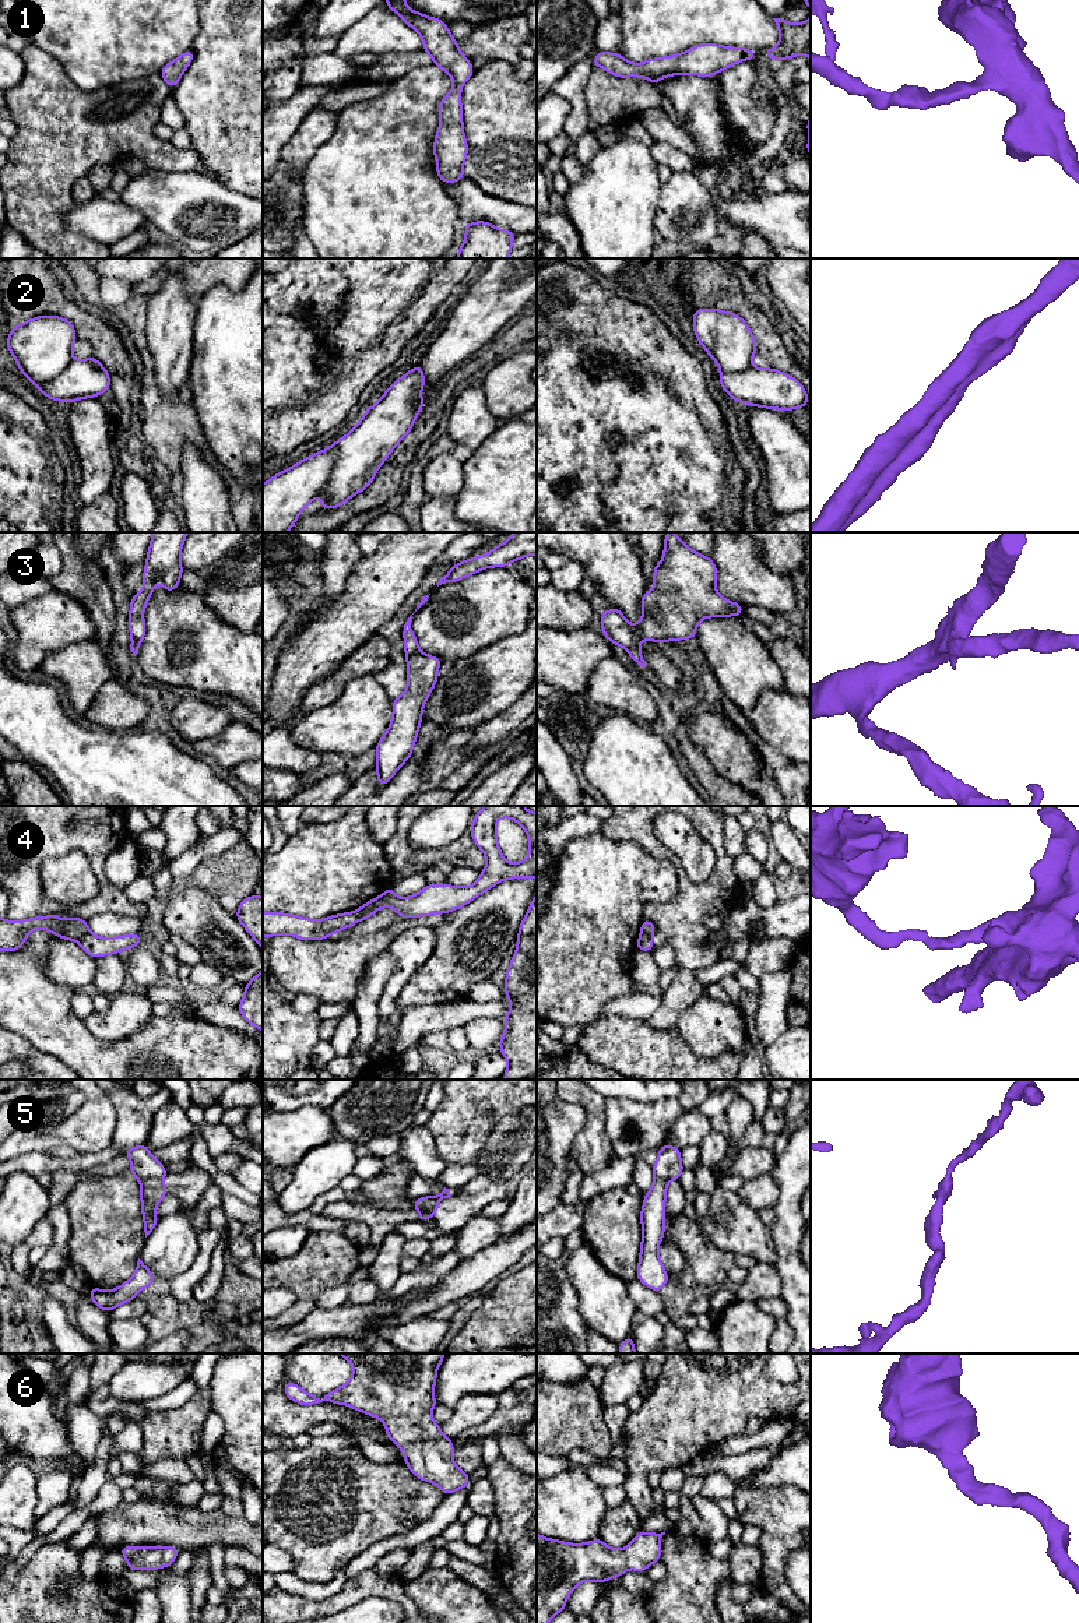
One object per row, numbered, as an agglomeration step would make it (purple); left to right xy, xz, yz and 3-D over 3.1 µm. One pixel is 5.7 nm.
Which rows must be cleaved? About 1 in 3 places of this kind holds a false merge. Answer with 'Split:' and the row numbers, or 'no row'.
Split: 2, 4, 5

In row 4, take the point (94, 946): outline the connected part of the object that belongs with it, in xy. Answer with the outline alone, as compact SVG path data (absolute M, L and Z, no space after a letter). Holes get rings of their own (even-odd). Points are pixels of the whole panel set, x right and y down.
M88 932L78 943L88 955L98 958L108 954L119 954L124 948L136 948L143 939L144 936L137 933L108 939Z

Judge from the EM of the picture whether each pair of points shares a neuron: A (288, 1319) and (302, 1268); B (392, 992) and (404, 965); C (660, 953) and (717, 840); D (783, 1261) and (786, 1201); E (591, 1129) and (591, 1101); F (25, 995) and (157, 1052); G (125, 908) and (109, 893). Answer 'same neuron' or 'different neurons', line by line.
A: same neuron
B: same neuron
C: different neurons
D: same neuron
E: same neuron
F: same neuron
G: same neuron

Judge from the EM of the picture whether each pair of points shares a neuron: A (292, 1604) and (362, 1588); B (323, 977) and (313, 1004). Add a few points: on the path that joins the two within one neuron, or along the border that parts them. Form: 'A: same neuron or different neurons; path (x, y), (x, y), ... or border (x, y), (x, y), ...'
A: same neuron; path (309, 1608), (324, 1608), (345, 1597)
B: different neurons; border (298, 995), (313, 995), (322, 1002)

